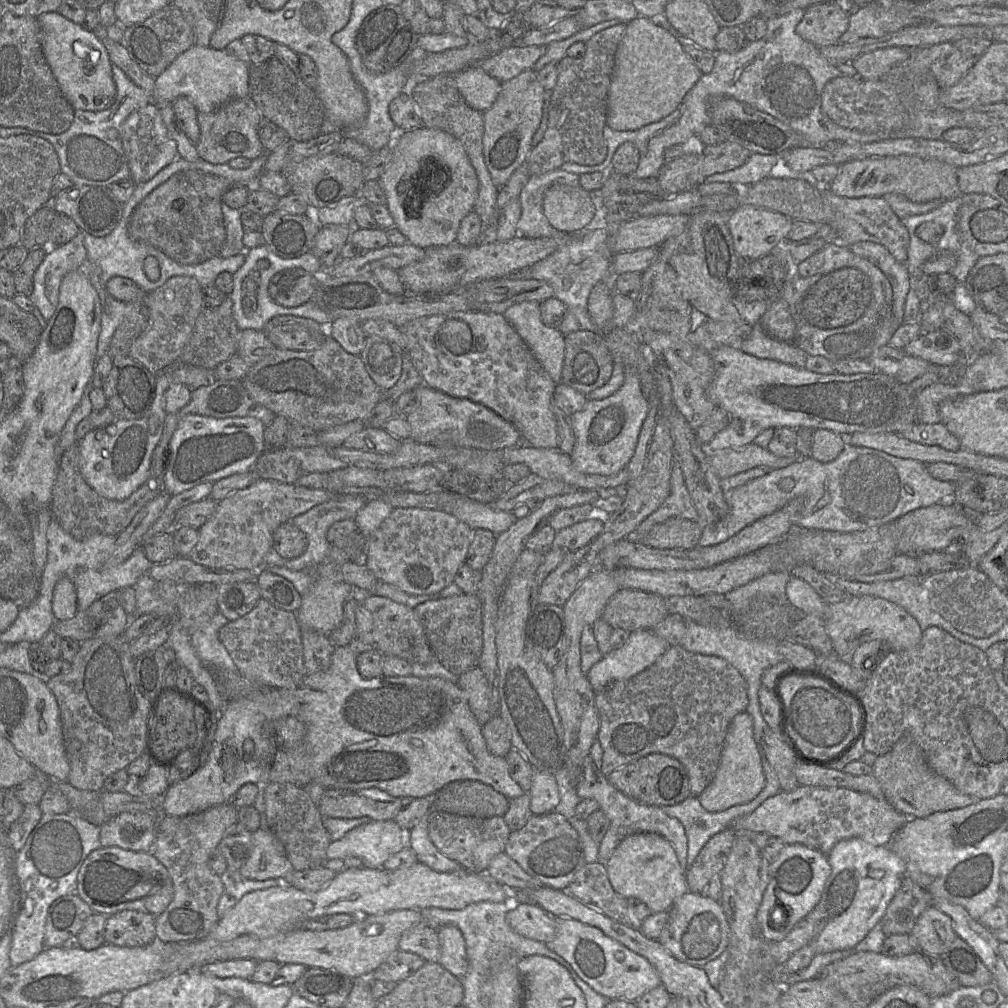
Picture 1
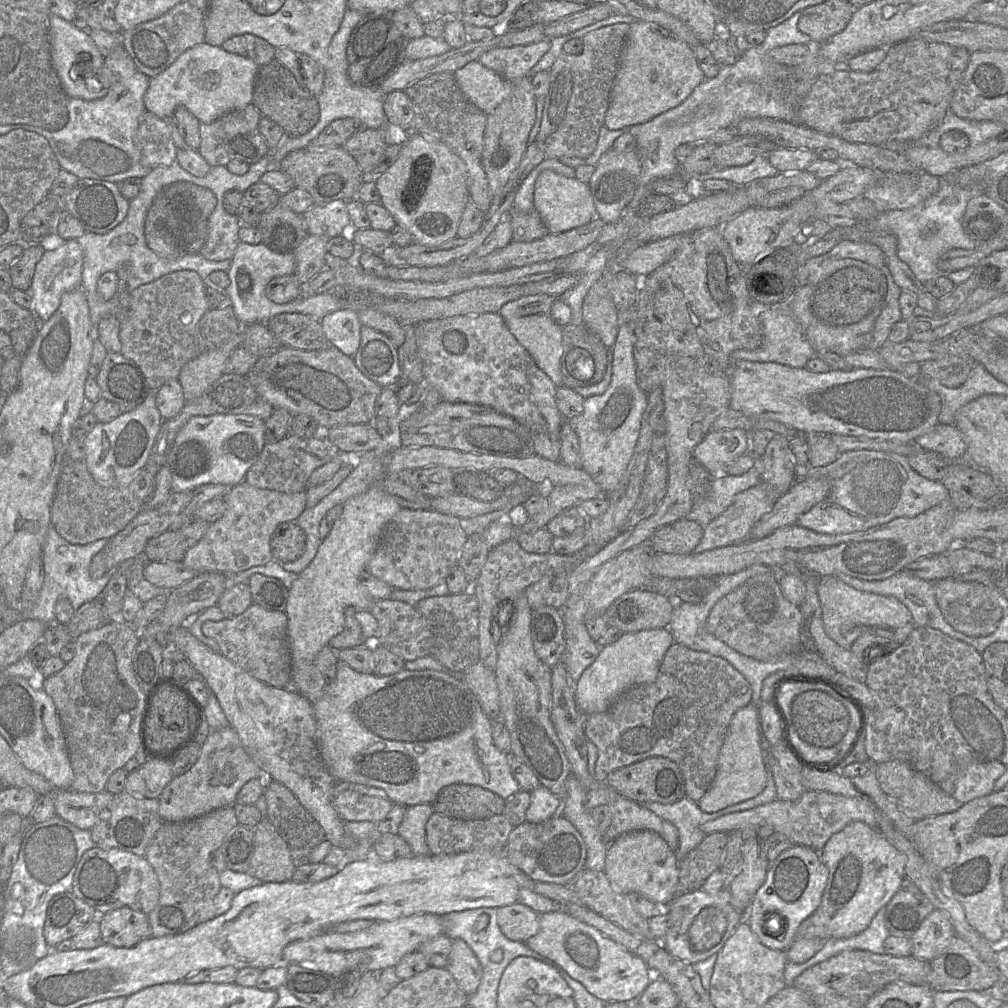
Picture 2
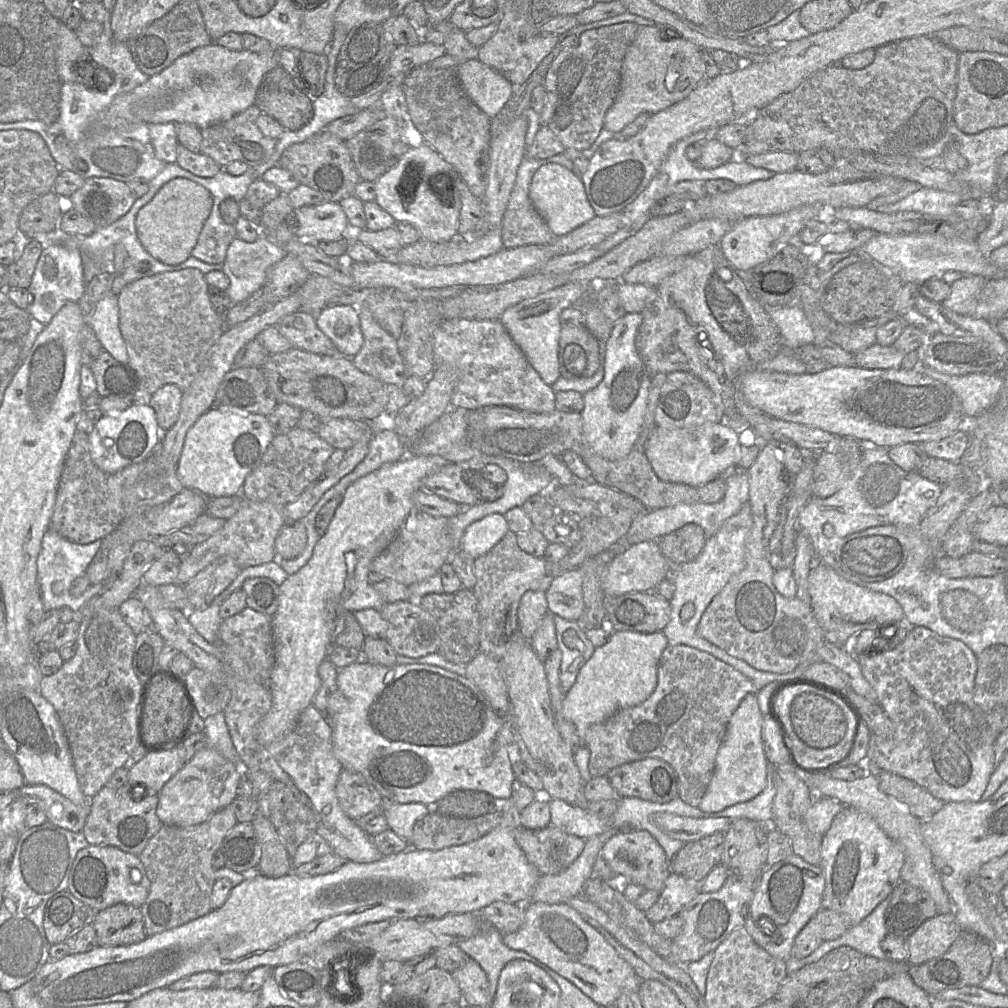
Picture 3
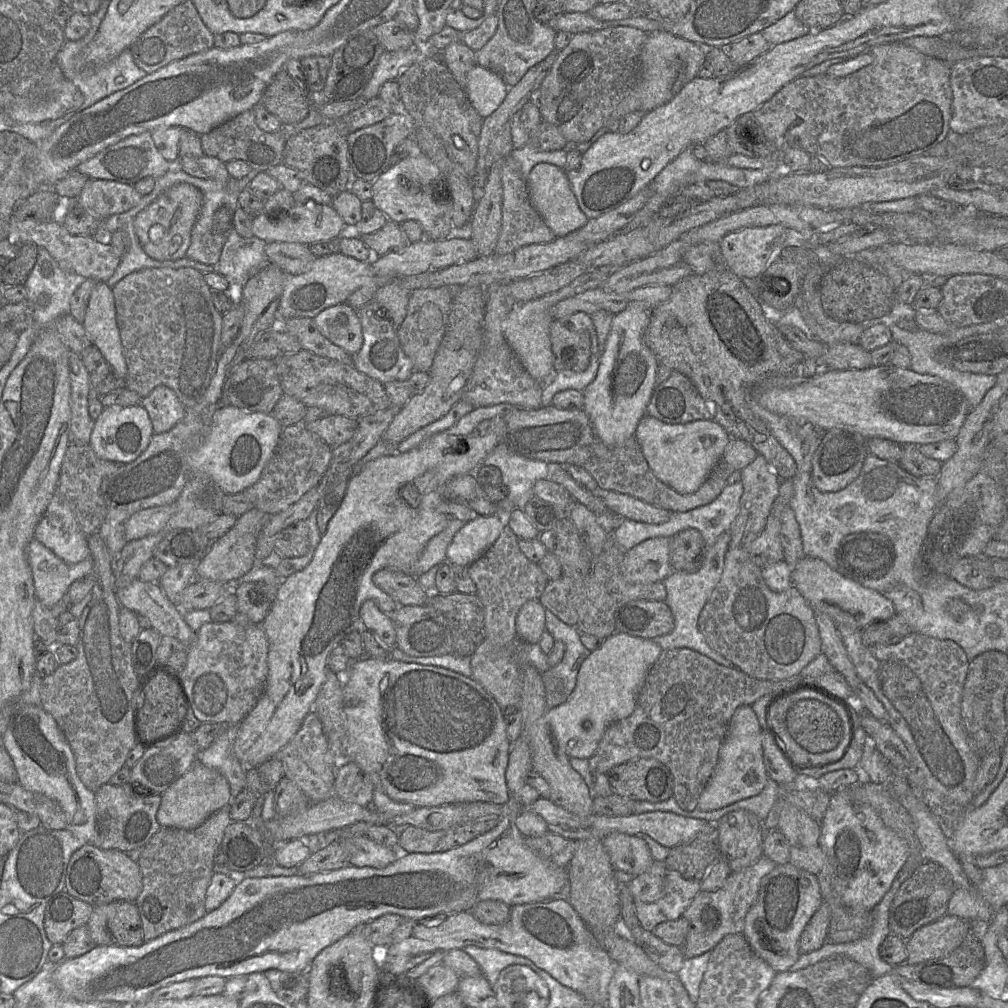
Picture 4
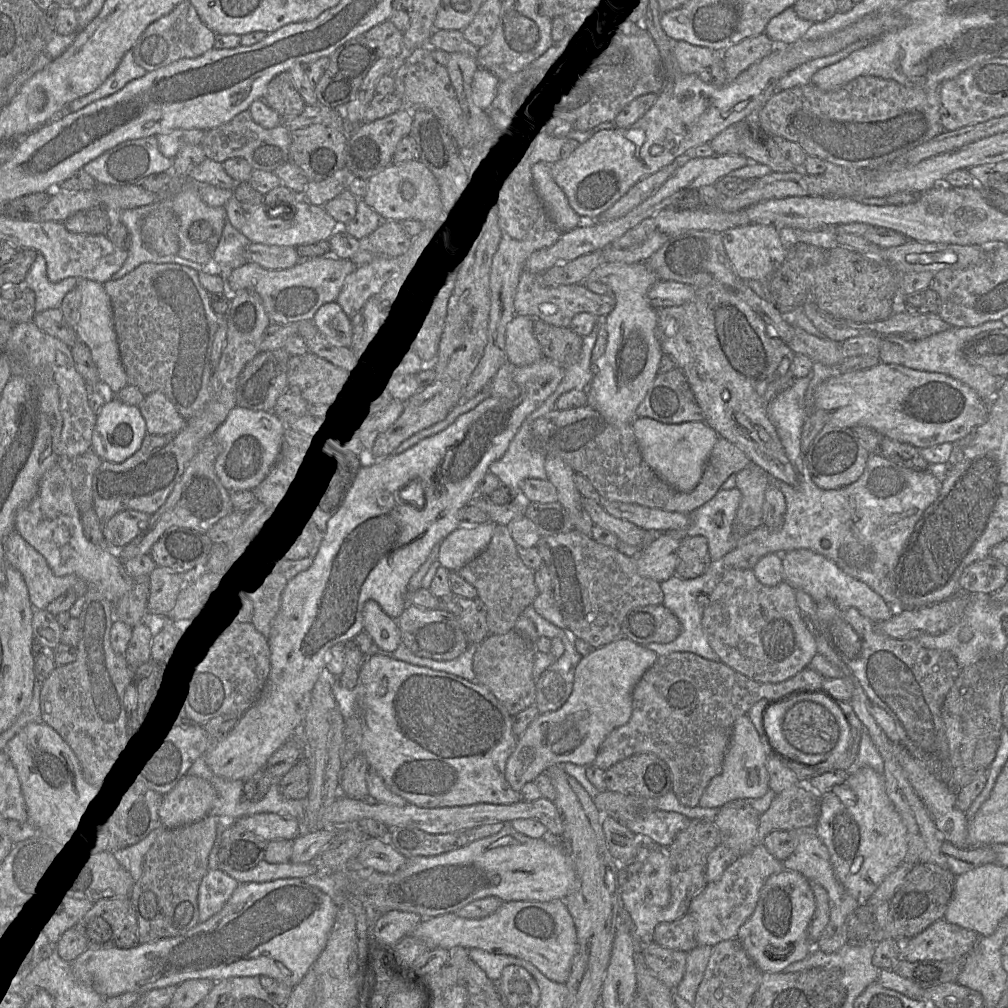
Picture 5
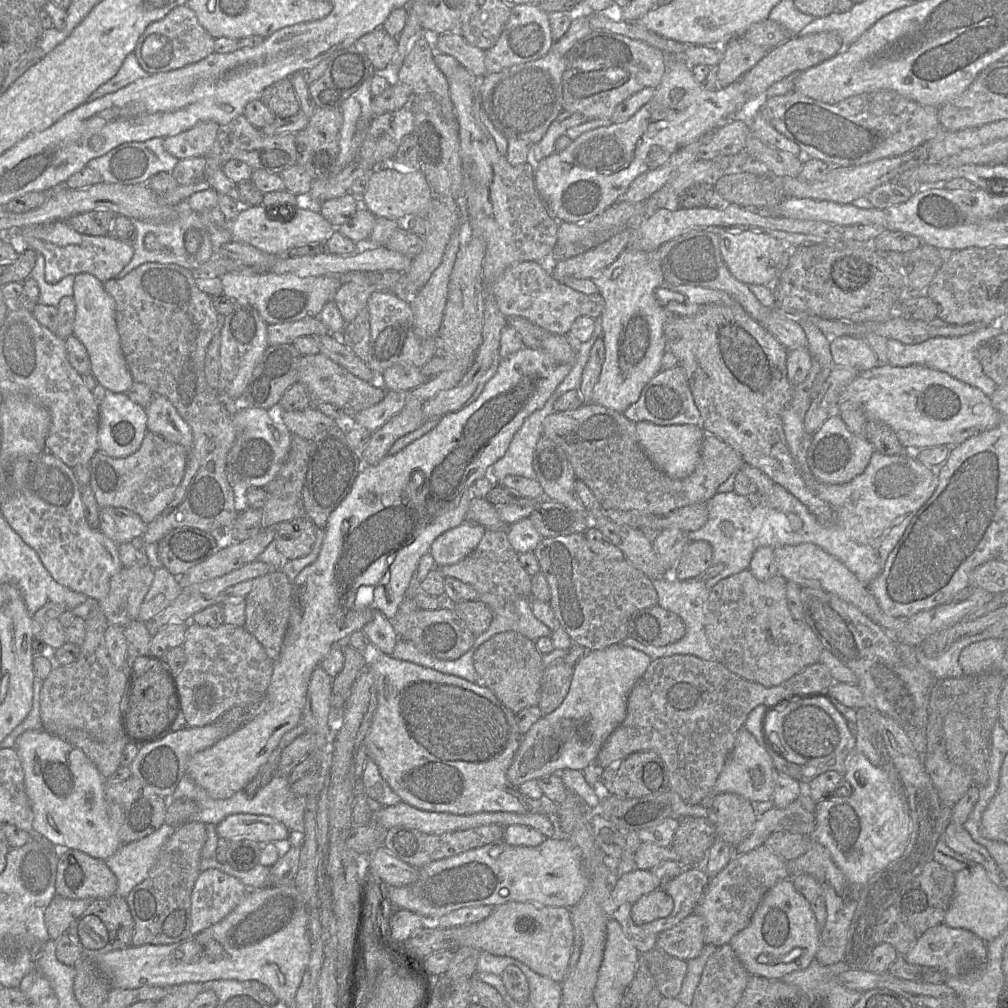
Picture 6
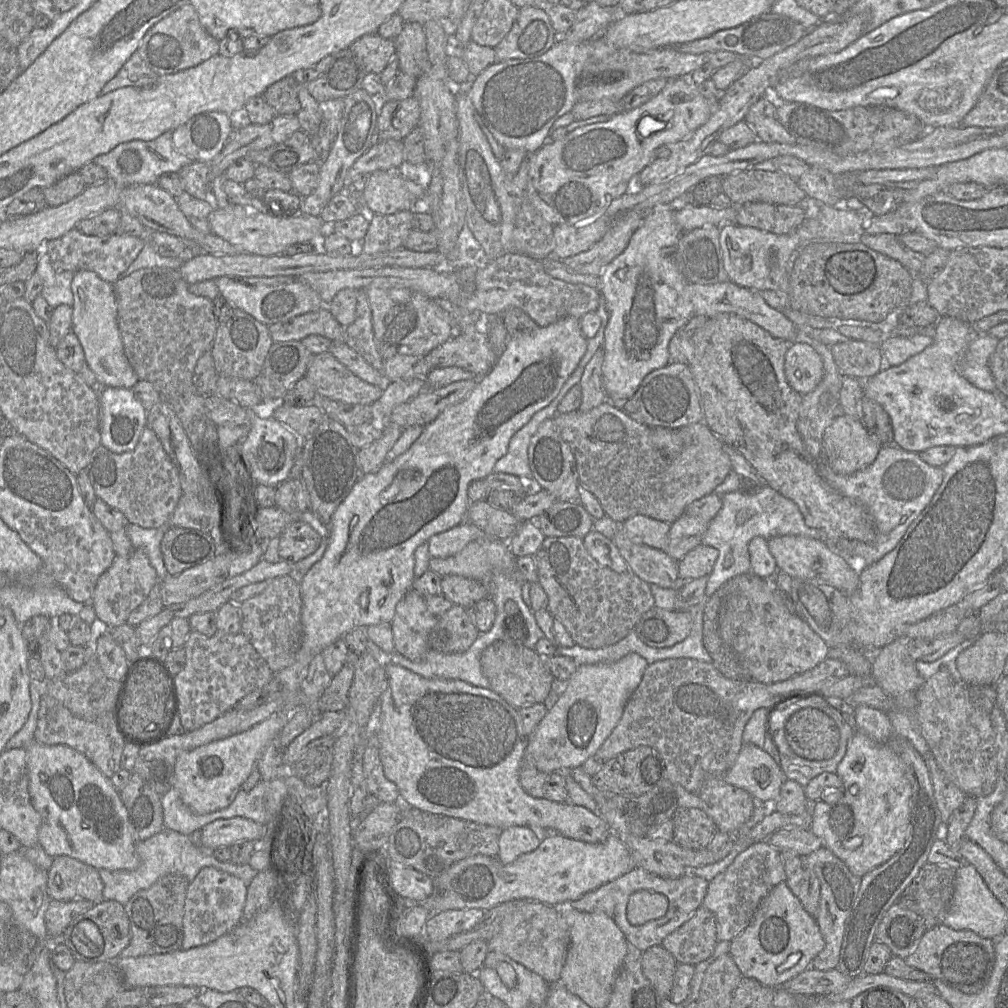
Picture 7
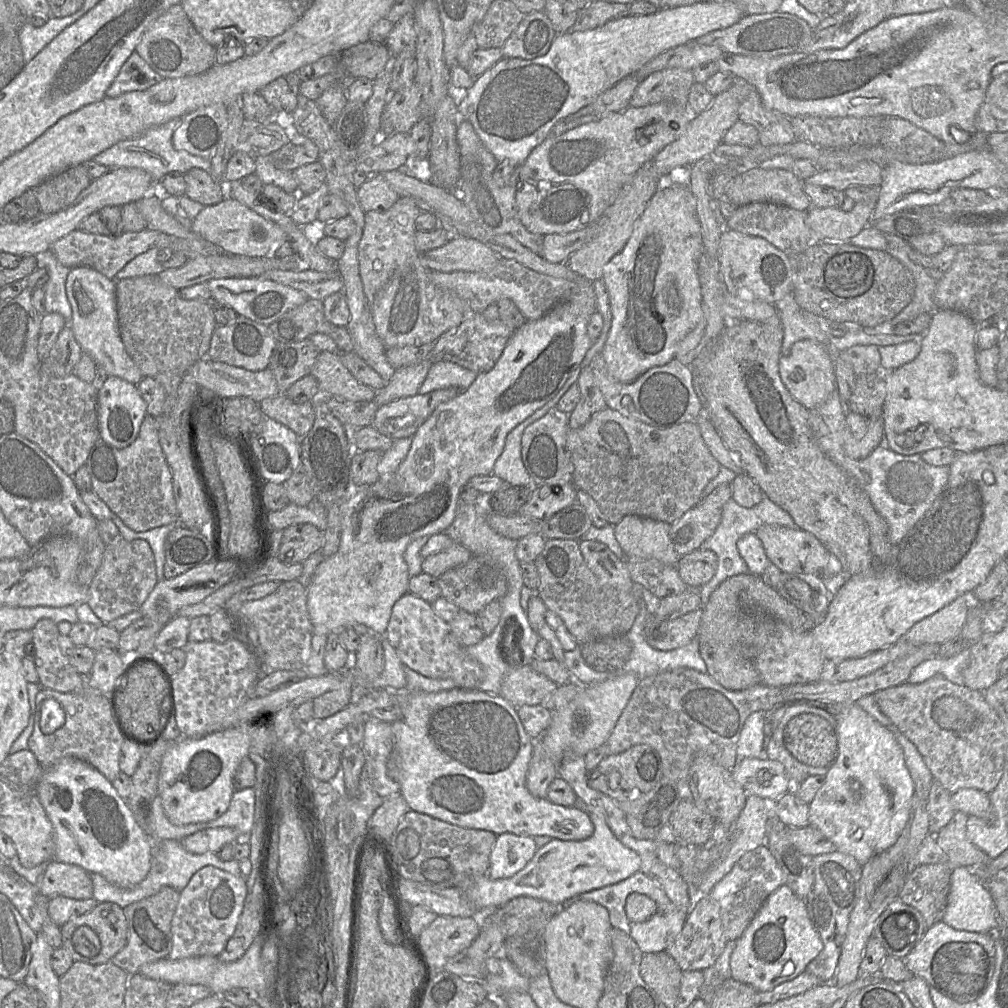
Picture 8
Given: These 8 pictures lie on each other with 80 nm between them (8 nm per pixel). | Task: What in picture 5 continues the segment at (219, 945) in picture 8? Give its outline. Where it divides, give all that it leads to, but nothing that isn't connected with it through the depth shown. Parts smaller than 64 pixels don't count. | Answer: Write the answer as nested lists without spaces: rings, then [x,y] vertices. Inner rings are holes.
[[[208,870],[198,889],[199,923],[203,923],[217,914],[238,886],[238,881],[223,871]]]

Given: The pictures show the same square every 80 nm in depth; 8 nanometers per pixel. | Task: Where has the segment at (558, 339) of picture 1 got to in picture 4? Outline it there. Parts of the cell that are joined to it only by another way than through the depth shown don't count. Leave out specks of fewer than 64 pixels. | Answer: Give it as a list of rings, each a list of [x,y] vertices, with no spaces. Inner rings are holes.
[[[597,267],[589,268],[584,274],[575,278],[567,286],[543,295],[541,297],[516,304],[502,322],[505,341],[518,357],[523,367],[537,381],[550,384],[555,373],[553,353],[550,341],[550,324],[554,321],[550,310],[559,301],[581,294],[589,289],[601,287],[609,276],[618,268]]]

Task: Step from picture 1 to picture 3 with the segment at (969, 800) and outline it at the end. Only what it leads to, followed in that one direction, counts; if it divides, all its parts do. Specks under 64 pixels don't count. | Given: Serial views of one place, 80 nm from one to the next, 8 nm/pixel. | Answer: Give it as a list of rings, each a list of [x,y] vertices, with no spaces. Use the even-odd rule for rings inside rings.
[[[887,771],[880,772],[878,782],[882,792],[905,804],[919,820],[929,820],[945,804],[914,781]]]

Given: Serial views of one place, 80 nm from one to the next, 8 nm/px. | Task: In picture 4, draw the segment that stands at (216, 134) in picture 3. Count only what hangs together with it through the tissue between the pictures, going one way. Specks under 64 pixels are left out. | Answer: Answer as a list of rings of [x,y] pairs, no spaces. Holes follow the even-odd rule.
[[[254,109],[247,110],[233,119],[201,135],[201,145],[205,155],[215,157],[223,163],[243,160],[251,169],[266,172],[269,168],[283,162],[287,141],[286,129],[268,133],[261,130],[255,122]]]

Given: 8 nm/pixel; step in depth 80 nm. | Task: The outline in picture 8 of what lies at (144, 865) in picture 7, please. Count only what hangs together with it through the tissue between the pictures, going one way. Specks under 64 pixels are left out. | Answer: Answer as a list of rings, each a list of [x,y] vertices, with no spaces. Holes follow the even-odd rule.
[[[153,840],[153,843],[157,843],[157,846],[152,847],[151,868],[140,883],[133,887],[123,888],[108,882],[98,873],[89,873],[93,883],[92,898],[98,903],[112,902],[124,909],[134,902],[156,894],[164,887],[171,887],[181,892],[187,886],[191,877],[205,866],[214,866],[234,876],[242,876],[239,863],[236,860],[222,861],[214,852],[204,854],[190,853],[184,849],[178,840]]]

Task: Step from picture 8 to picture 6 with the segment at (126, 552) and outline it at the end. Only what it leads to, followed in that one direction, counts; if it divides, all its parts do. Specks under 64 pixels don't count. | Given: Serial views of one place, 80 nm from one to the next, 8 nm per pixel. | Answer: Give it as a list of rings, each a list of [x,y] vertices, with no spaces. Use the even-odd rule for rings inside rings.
[[[150,565],[122,567],[111,577],[109,593],[99,601],[109,625],[125,627],[138,619],[153,579],[154,569]]]

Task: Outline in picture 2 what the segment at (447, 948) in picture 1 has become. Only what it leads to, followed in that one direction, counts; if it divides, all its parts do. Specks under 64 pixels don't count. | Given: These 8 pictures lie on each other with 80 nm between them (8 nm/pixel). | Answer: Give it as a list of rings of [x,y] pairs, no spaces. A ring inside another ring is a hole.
[[[452,940],[446,969],[466,995],[476,992],[482,977],[482,967],[465,941]]]

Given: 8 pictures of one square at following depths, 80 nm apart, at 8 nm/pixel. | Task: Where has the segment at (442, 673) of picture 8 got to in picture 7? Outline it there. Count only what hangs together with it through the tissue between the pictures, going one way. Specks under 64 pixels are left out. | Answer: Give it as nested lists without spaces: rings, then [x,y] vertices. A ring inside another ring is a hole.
[[[411,588],[397,604],[391,621],[395,652],[413,662],[423,660],[430,649],[428,637],[437,619],[438,617],[428,610],[424,597]]]

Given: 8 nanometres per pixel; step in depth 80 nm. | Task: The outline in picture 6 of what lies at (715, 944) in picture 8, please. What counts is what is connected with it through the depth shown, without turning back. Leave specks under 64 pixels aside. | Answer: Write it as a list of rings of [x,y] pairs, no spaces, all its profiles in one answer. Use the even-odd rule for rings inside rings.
[[[692,913],[673,928],[659,933],[656,947],[670,957],[689,961],[699,956],[705,947],[705,930],[705,920]]]

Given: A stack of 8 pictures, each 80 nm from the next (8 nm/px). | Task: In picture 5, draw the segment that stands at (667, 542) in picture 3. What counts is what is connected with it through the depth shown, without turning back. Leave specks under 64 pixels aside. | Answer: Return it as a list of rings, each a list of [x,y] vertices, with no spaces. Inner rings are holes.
[[[702,536],[686,537],[677,552],[676,576],[692,579],[706,572],[711,563],[707,540]]]

